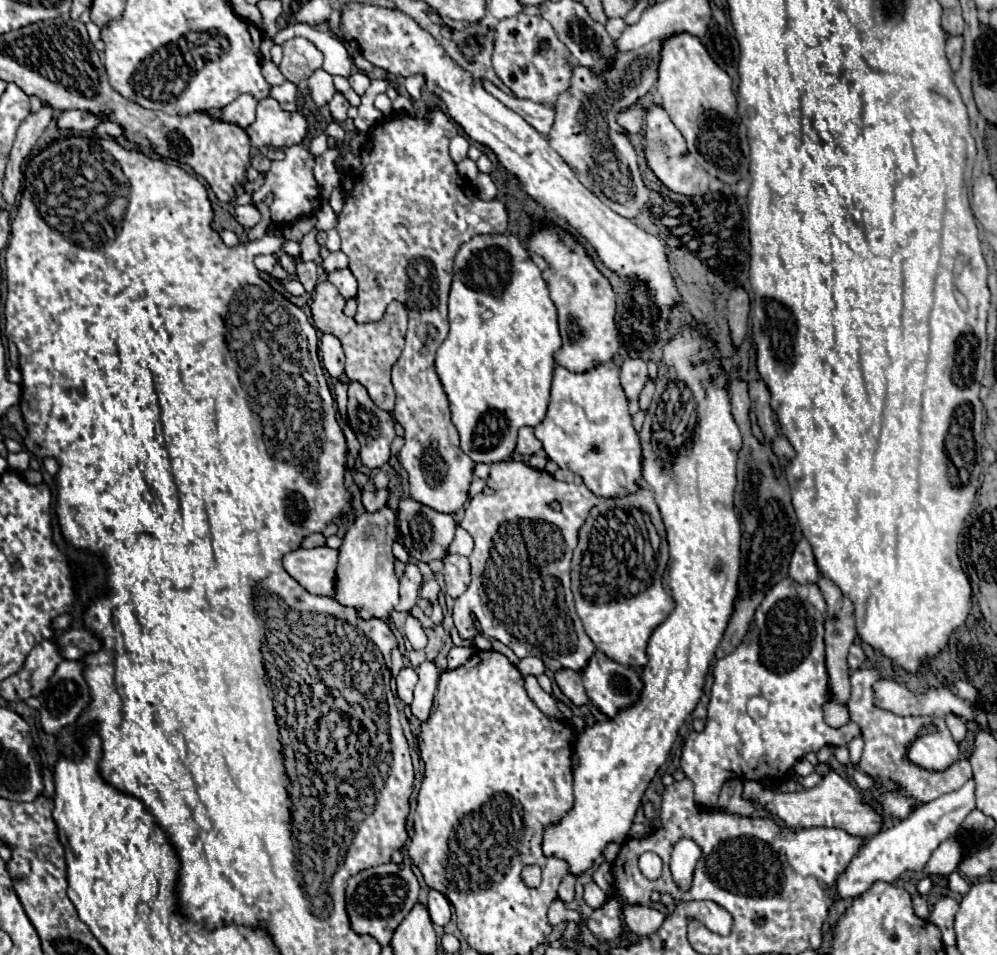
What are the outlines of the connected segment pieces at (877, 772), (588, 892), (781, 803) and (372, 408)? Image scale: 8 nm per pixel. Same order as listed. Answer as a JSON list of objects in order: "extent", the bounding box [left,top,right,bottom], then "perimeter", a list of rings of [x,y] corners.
[{"extent":[848,670,972,818],"perimeter":[[[856,670],[850,674],[850,682],[852,682],[852,696],[848,702],[850,708],[850,718],[852,722],[856,722],[862,730],[864,736],[864,754],[862,760],[858,762],[858,768],[868,774],[874,776],[878,780],[892,780],[896,782],[894,790],[882,790],[880,794],[880,806],[882,810],[892,816],[892,818],[906,818],[914,806],[930,802],[938,796],[942,796],[944,792],[954,792],[954,788],[962,788],[970,778],[972,778],[972,768],[968,760],[960,760],[954,762],[950,768],[936,772],[936,770],[924,770],[916,764],[912,764],[908,760],[908,748],[916,738],[916,732],[920,732],[922,726],[926,724],[934,724],[938,722],[932,716],[918,716],[918,718],[902,718],[896,716],[888,710],[876,708],[872,702],[872,684],[878,680],[878,672],[876,670]]]},{"extent":[584,882,606,908],"perimeter":[[[590,882],[584,888],[584,900],[590,908],[600,908],[606,902],[606,892],[602,888],[598,888],[594,882]]]},{"extent":[750,772,882,838],"perimeter":[[[830,772],[822,778],[822,782],[810,790],[800,790],[794,794],[784,792],[764,792],[764,788],[758,782],[750,784],[750,798],[754,798],[758,804],[762,804],[768,812],[780,816],[786,826],[790,828],[814,828],[814,826],[826,826],[826,828],[842,828],[852,836],[868,838],[882,830],[882,816],[880,812],[862,800],[862,794],[858,788],[854,788],[848,780],[840,778],[836,772]]]},{"extent":[348,382,396,470],"perimeter":[[[358,382],[348,386],[348,418],[362,446],[362,464],[370,470],[382,468],[390,458],[390,444],[396,436],[394,418],[386,410],[380,410]]]}]

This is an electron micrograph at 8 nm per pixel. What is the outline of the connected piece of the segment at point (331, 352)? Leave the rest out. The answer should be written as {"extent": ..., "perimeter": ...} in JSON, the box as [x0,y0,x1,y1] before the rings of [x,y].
{"extent":[320,334,344,378],"perimeter":[[[322,334],[320,338],[320,350],[322,350],[322,362],[332,378],[344,376],[344,352],[340,346],[340,340],[332,334]]]}

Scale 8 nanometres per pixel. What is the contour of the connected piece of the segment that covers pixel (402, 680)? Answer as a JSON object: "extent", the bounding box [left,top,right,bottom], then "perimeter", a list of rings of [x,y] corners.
{"extent":[396,668,418,704],"perimeter":[[[402,668],[398,678],[396,678],[396,686],[398,686],[398,696],[402,702],[410,704],[412,702],[412,692],[414,692],[414,686],[418,682],[418,674],[414,668]]]}

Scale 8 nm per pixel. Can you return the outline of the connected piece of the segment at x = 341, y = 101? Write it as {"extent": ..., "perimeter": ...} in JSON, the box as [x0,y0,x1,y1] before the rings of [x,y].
{"extent":[330,92,348,122],"perimeter":[[[336,92],[334,94],[334,98],[330,100],[330,112],[332,112],[332,118],[336,120],[336,122],[342,122],[344,118],[346,118],[346,110],[348,110],[348,100],[346,100],[346,96],[344,94],[340,94],[340,92]]]}

